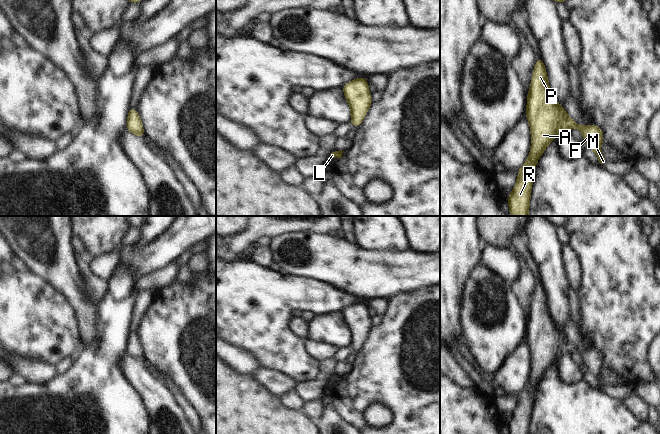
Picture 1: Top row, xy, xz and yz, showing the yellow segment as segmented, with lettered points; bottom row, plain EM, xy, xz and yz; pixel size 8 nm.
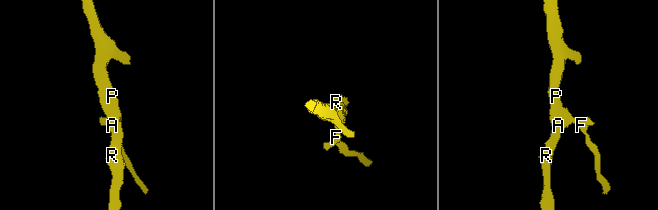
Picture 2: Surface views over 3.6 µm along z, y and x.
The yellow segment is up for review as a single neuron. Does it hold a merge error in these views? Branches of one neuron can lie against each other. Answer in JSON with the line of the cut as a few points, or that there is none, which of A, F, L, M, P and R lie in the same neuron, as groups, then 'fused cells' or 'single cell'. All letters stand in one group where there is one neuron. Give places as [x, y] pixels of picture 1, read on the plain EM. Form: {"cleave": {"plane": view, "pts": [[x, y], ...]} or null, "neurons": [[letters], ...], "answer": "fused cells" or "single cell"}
{"cleave": null, "neurons": [["A", "F", "L", "M", "P", "R"]], "answer": "single cell"}

